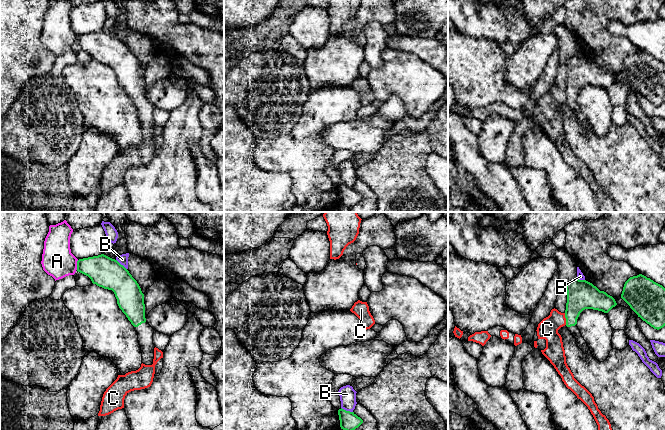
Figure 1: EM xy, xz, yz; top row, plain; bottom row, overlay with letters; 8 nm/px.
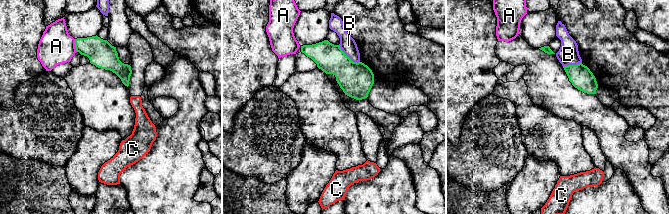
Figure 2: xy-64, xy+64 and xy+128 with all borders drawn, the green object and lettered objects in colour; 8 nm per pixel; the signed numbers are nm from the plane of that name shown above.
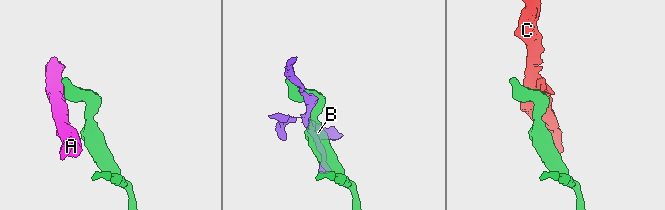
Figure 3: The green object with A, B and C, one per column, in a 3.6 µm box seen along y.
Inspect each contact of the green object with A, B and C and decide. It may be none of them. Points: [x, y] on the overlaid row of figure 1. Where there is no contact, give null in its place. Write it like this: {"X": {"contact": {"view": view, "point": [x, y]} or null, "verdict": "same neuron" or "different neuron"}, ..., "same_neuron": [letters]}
{"A": {"contact": {"view": "xy", "point": [77, 265]}, "verdict": "different neuron"}, "B": {"contact": {"view": "xz", "point": [347, 411]}, "verdict": "different neuron"}, "C": {"contact": {"view": "yz", "point": [566, 319]}, "verdict": "different neuron"}, "same_neuron": []}

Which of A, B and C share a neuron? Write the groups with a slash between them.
A / B / C

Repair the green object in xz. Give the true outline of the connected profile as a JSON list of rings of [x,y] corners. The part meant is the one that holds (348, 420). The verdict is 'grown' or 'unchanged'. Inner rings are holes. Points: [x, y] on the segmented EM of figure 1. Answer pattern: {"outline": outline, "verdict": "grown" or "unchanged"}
{"outline": [[[342,408],[338,410],[338,415],[340,427],[343,430],[355,430],[363,423],[363,420],[354,412],[346,411]]], "verdict": "unchanged"}

